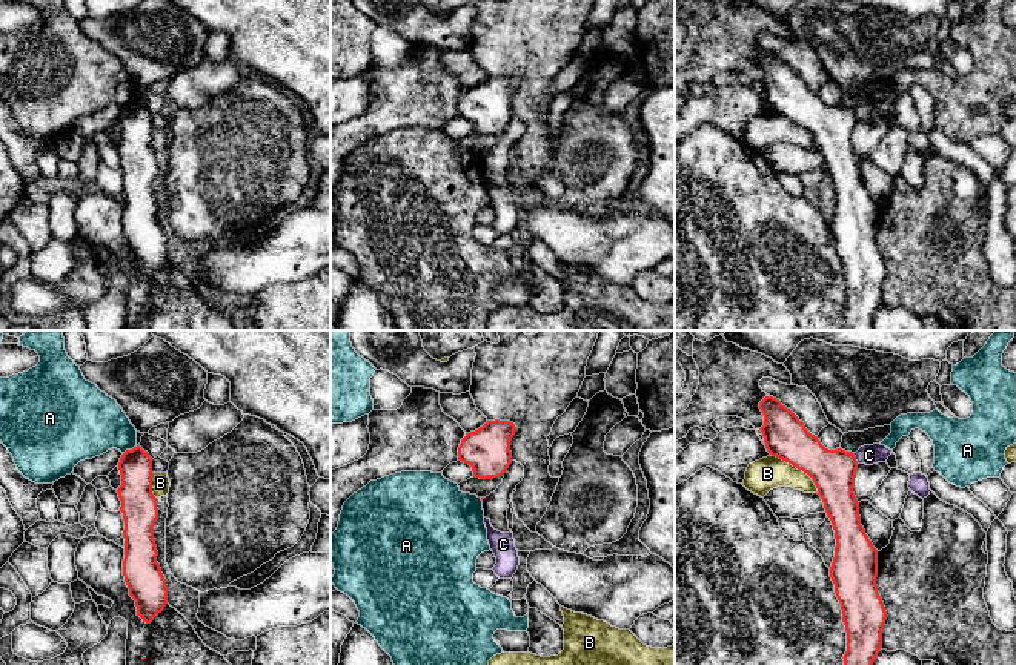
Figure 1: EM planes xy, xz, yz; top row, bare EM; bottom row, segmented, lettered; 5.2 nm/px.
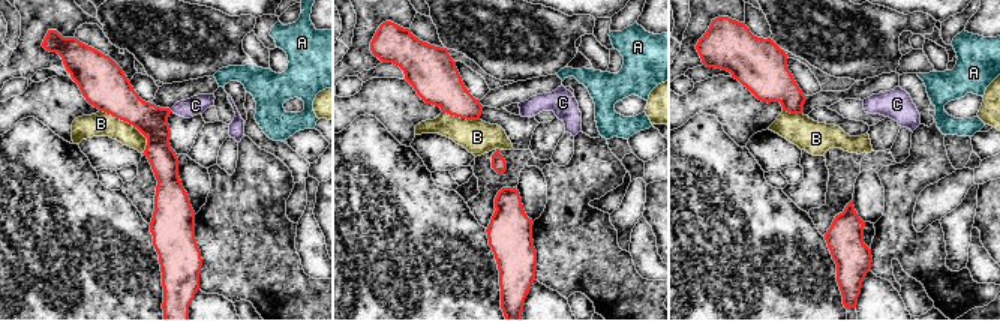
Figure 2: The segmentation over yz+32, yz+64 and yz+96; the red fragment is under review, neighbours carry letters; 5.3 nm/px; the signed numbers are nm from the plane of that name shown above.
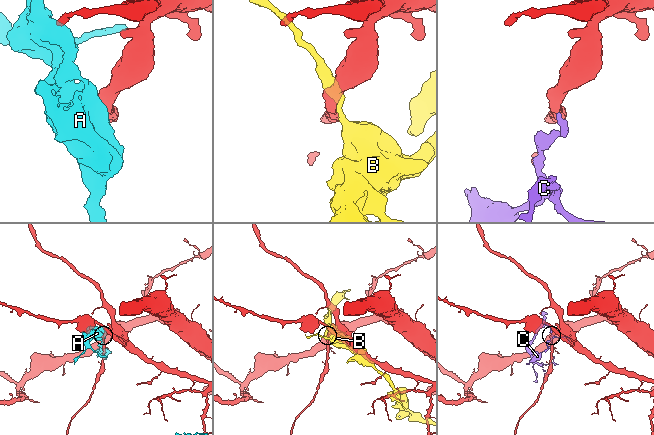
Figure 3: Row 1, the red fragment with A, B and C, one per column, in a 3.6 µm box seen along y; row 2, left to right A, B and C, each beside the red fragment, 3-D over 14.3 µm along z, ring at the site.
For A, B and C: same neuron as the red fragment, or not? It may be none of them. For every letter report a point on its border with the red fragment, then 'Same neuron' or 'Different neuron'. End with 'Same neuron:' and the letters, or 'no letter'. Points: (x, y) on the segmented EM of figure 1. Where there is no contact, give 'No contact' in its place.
A: Touches red at xy (129, 450). Different neuron
B: Touches red at yz (798, 469). Different neuron
C: Touches red at yz (855, 458). Different neuron
Same neuron: no letter

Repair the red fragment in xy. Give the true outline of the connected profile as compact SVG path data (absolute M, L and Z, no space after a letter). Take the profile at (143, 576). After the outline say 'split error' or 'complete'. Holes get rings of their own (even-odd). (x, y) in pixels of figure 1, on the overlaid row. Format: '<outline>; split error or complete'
M137 445L121 455L118 470L121 485L117 493L125 521L123 576L137 616L151 624L168 604L168 585L157 562L154 539L158 508L152 493L152 458Z; complete

